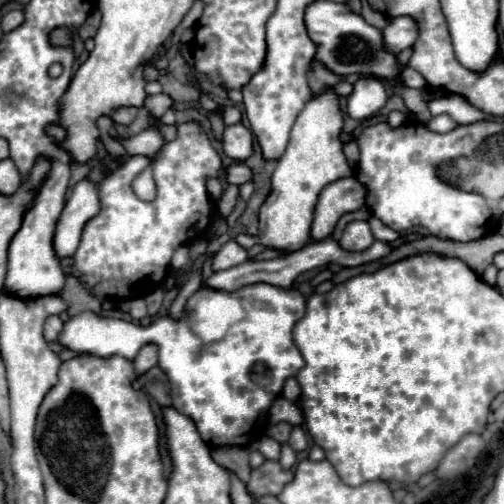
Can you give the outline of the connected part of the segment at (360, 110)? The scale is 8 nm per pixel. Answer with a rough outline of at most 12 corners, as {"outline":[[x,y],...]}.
{"outline":[[379,78],[355,82],[347,112],[355,120],[377,114],[387,102]]}

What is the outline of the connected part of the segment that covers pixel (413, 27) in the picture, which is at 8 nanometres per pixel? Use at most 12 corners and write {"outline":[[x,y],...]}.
{"outline":[[411,16],[391,18],[383,30],[387,50],[395,54],[419,36]]}

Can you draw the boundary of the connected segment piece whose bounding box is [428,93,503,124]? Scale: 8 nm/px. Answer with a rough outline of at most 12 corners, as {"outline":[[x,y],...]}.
{"outline":[[458,94],[428,102],[432,116],[447,114],[457,124],[503,120],[483,114]]}

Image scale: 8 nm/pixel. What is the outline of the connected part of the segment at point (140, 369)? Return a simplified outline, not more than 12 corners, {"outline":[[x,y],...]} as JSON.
{"outline":[[147,344],[133,360],[135,374],[157,364],[157,346]]}

